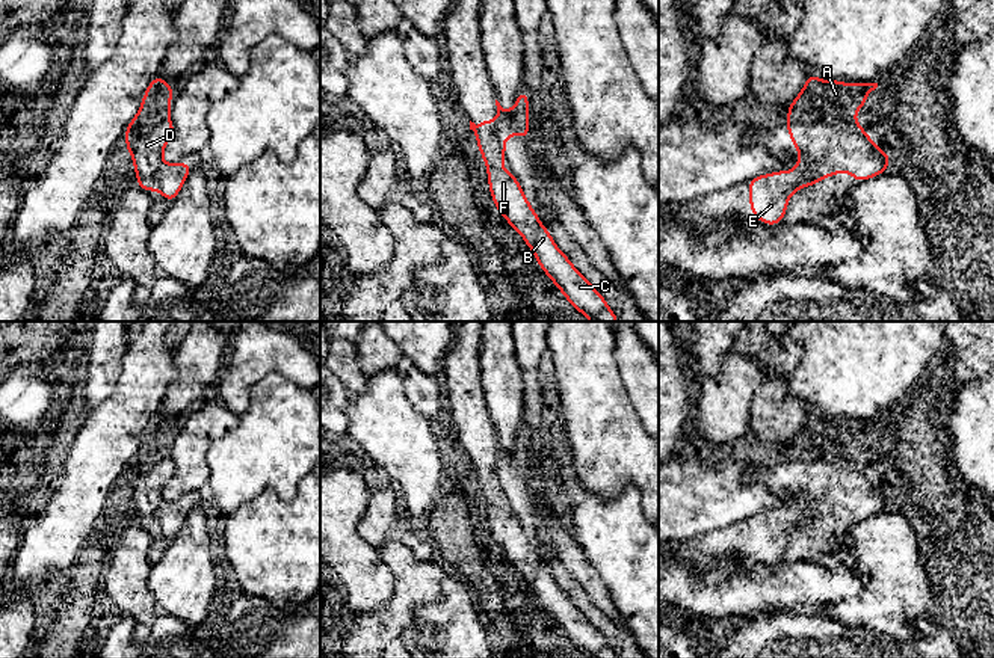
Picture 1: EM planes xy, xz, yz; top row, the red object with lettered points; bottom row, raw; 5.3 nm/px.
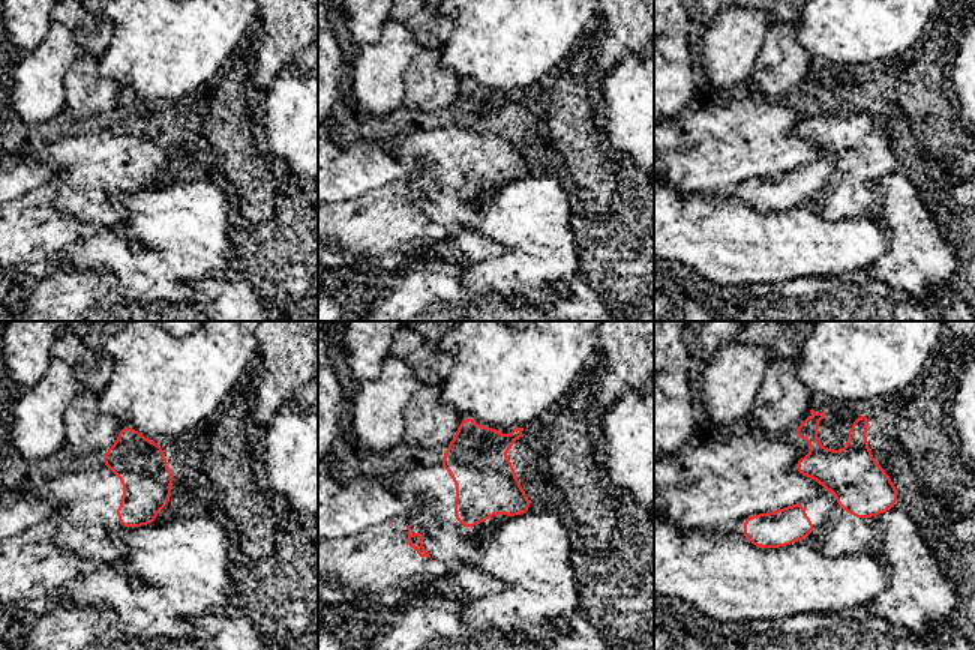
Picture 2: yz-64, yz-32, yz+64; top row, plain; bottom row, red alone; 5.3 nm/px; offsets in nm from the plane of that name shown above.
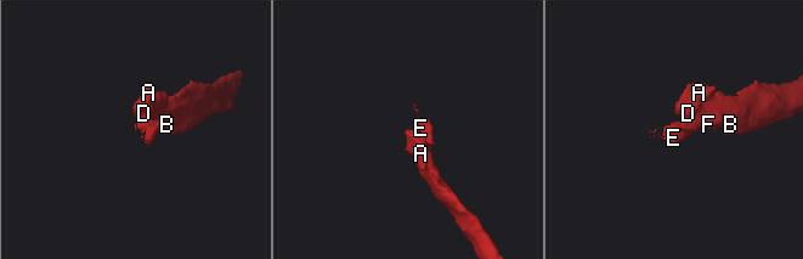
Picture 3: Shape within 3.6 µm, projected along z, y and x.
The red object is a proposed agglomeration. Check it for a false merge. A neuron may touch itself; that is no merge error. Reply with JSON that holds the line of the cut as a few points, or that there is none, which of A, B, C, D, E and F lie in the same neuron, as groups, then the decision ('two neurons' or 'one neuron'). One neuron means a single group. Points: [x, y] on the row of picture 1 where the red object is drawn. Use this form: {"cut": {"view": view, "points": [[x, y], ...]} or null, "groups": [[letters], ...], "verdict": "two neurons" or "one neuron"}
{"cut": {"view": "xz", "points": [[496, 121], [496, 138], [503, 154]]}, "groups": [["A", "B", "C", "D", "F"], ["E"]], "verdict": "two neurons"}

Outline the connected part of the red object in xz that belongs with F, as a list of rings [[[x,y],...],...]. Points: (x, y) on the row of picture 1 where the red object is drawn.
[[[483,119],[479,125],[470,121],[470,130],[474,131],[480,157],[485,160],[488,187],[495,208],[530,248],[541,270],[589,321],[619,321],[607,300],[557,248],[517,177],[502,168],[506,155],[497,139],[497,121]]]

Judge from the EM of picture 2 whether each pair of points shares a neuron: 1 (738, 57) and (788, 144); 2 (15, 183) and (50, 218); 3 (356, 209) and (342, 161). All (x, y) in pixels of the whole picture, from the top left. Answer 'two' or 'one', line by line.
1: two
2: two
3: two

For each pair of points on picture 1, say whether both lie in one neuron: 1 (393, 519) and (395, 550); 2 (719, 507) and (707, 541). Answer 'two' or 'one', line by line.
1: two
2: two

